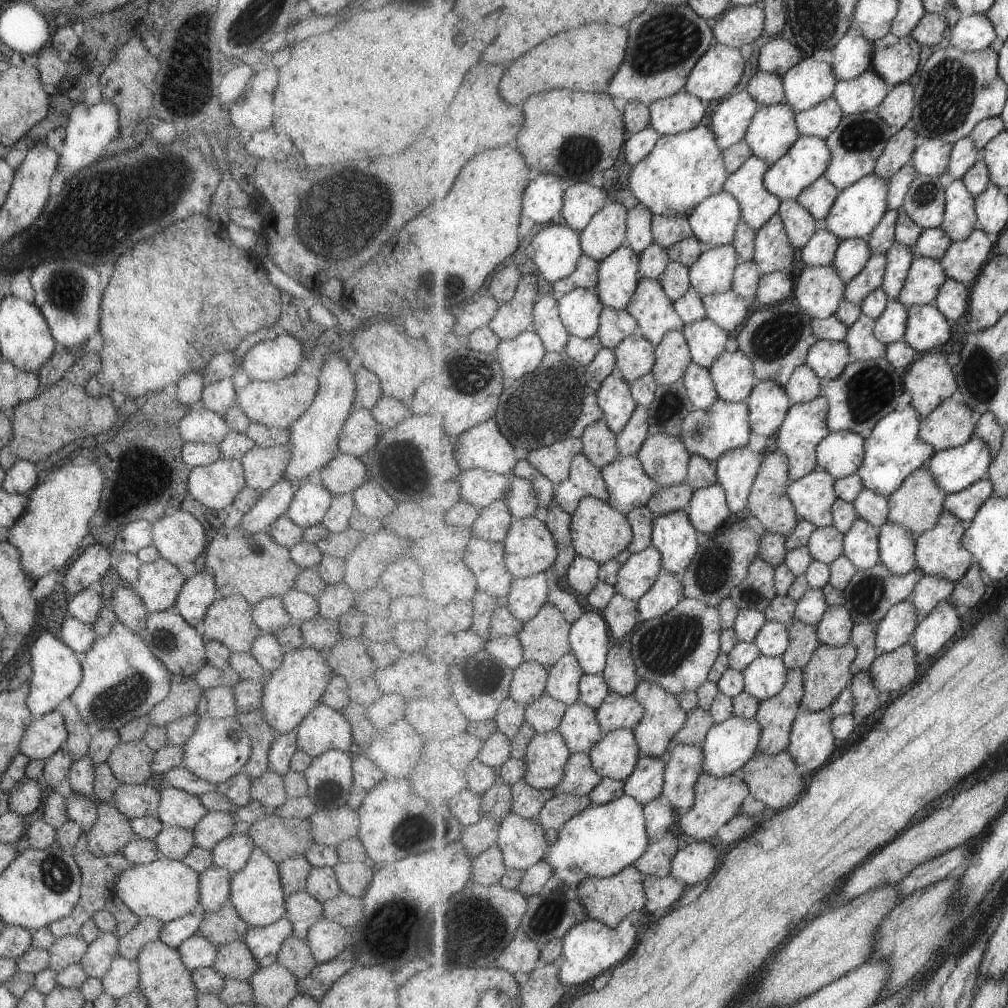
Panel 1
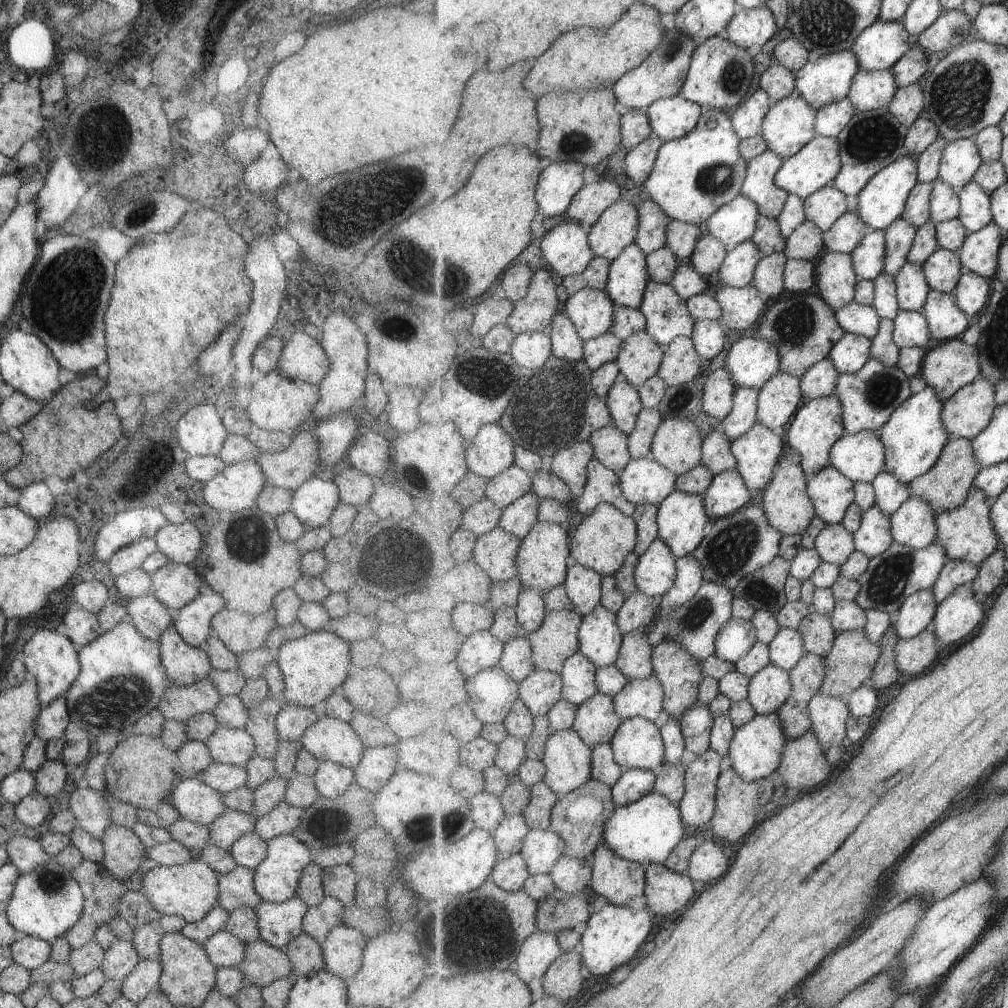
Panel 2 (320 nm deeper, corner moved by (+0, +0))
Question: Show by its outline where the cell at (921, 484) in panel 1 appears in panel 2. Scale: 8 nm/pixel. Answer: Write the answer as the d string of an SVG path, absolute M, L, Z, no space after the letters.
M967 438L950 439L937 464L929 472L911 482L909 488L913 496L919 496L925 502L929 502L938 515L947 510L960 508L965 504L974 488L975 478L978 478L981 470L984 468L975 460L975 454L973 454L973 441Z

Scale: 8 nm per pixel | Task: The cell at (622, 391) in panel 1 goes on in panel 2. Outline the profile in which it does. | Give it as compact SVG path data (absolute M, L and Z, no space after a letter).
M621 377L611 388L606 402L614 425L624 434L631 435L638 423L639 414L644 410L638 388Z

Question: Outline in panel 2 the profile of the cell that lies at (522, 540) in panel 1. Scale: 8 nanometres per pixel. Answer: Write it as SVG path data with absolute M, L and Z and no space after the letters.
M541 522L535 524L533 530L522 539L517 554L518 577L522 582L522 589L530 590L535 588L542 594L547 594L557 586L564 586L567 581L569 561L572 557L569 534L565 525L550 524Z

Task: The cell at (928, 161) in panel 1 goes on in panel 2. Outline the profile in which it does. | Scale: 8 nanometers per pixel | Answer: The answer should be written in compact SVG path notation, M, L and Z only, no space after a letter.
M973 138L951 141L943 152L939 179L953 186L959 195L973 181L981 164L984 164L982 154Z

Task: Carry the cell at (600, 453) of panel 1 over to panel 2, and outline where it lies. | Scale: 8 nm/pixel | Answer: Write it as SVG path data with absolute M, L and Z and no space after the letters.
M616 425L595 430L589 442L594 447L595 457L617 475L625 470L633 459L628 445L629 437Z

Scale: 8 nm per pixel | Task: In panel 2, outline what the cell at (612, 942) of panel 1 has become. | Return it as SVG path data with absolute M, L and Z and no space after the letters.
M607 903L587 922L587 929L582 934L579 948L581 960L591 975L609 976L639 952L651 932L653 932L653 914L647 907L633 910L628 905L613 906Z

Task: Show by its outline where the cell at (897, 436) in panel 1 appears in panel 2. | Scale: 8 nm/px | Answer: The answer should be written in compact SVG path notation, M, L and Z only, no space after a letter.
M933 386L913 394L880 429L878 436L886 446L886 472L909 485L937 464L950 436L943 426L943 402Z

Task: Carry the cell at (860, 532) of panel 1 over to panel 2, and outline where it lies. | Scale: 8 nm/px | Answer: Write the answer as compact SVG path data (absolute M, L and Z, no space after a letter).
M878 507L865 511L854 540L857 551L867 554L870 559L884 554L894 545L890 517Z

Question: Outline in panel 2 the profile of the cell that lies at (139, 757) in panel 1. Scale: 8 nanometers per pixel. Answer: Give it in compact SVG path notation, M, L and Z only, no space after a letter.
M143 735L127 736L123 742L116 744L109 753L109 758L103 768L105 789L115 800L125 802L135 809L151 810L159 802L165 801L165 796L176 777L173 774L175 754L168 750L156 738Z

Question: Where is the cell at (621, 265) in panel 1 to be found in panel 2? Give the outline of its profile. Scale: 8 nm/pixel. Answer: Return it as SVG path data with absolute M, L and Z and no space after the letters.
M633 243L611 262L605 292L614 305L631 309L642 306L647 284L651 281L646 256L642 248Z

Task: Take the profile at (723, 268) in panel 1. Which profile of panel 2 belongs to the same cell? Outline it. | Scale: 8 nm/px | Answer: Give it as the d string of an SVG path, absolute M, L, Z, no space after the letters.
M743 242L735 250L728 252L723 266L719 268L719 281L723 286L735 288L752 285L755 268L765 256L755 242Z

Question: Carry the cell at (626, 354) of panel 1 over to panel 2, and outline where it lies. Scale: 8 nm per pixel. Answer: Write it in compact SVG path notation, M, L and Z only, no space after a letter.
M642 331L622 342L616 362L621 377L638 388L658 375L664 355L664 347L647 331Z

